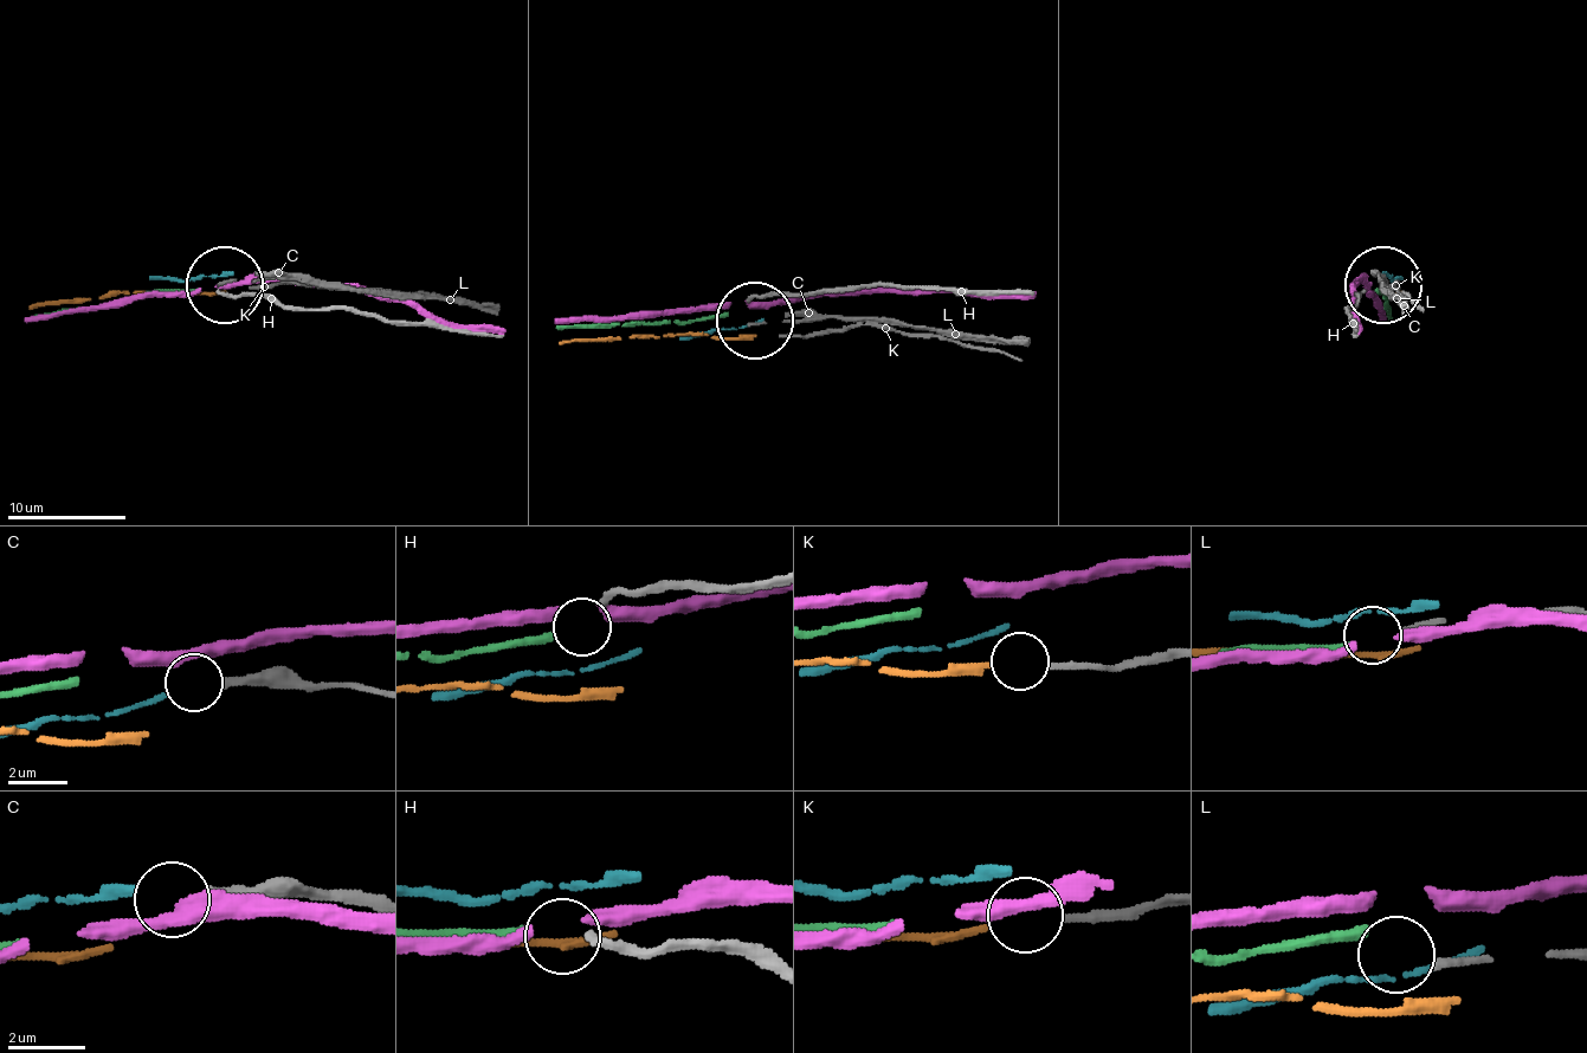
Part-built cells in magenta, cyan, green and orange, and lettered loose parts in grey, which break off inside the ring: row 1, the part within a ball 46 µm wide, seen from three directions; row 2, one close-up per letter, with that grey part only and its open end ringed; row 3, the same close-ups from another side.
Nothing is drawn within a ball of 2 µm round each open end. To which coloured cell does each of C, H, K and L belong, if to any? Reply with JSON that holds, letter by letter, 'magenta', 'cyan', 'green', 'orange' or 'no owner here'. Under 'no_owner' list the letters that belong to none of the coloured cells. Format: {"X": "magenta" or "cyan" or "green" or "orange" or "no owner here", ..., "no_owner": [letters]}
{"C": "cyan", "H": "green", "K": "orange", "L": "no owner here", "no_owner": ["L"]}

